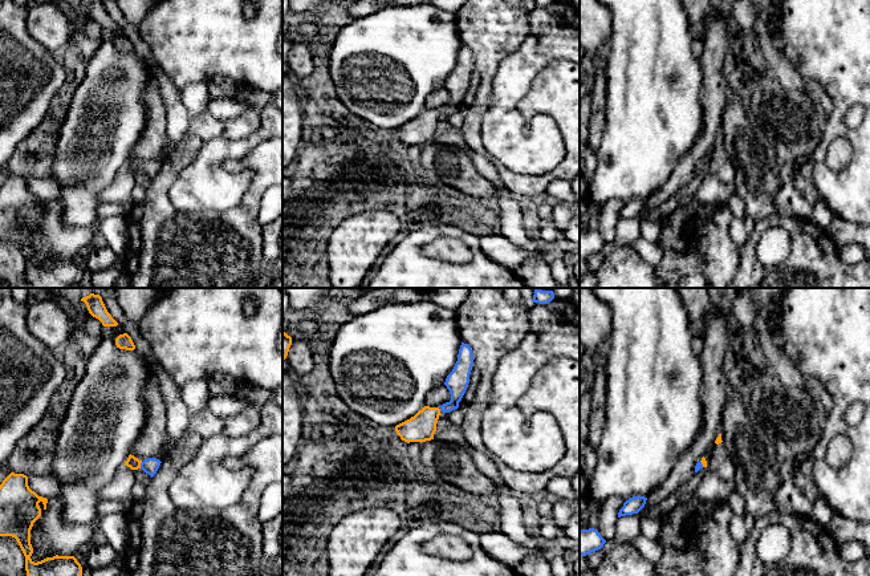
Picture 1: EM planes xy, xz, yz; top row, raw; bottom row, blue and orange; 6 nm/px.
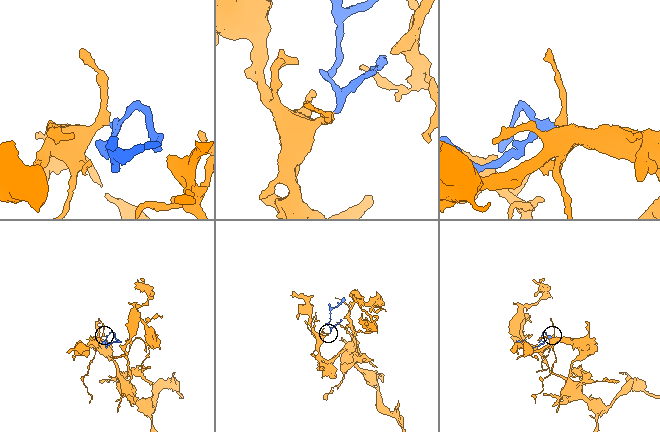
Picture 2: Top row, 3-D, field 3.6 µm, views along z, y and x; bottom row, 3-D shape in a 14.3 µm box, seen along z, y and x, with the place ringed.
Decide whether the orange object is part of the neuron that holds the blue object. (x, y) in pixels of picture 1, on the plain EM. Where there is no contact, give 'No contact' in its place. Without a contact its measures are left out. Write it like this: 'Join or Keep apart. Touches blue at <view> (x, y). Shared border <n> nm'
Join. Touches blue at xy (141, 167). Shared border 40 nm

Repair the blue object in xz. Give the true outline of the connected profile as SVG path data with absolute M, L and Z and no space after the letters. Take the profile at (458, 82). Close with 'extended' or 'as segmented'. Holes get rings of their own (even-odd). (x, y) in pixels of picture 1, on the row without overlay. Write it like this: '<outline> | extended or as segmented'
M462 45L458 57L458 64L444 85L444 88L450 93L451 104L443 106L440 109L440 114L450 115L459 110L459 105L462 104L469 86L472 68L473 68L472 52L469 48Z | as segmented

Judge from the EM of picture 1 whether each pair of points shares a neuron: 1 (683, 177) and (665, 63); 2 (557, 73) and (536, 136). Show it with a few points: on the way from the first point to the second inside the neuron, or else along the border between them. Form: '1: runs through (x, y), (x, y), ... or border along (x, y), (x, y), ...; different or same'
1: border along (699, 132), (692, 146), (679, 159), (663, 183); different
2: border along (548, 113), (556, 122), (564, 140); different

